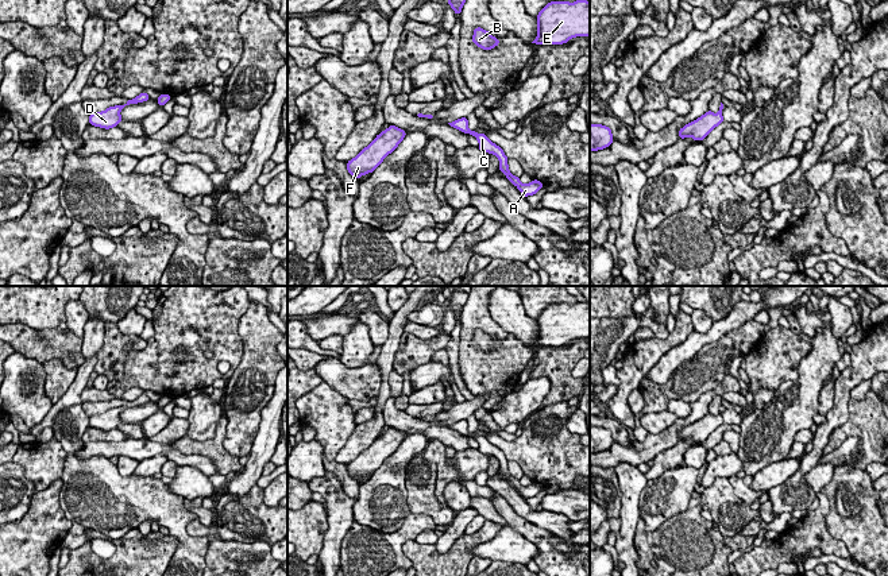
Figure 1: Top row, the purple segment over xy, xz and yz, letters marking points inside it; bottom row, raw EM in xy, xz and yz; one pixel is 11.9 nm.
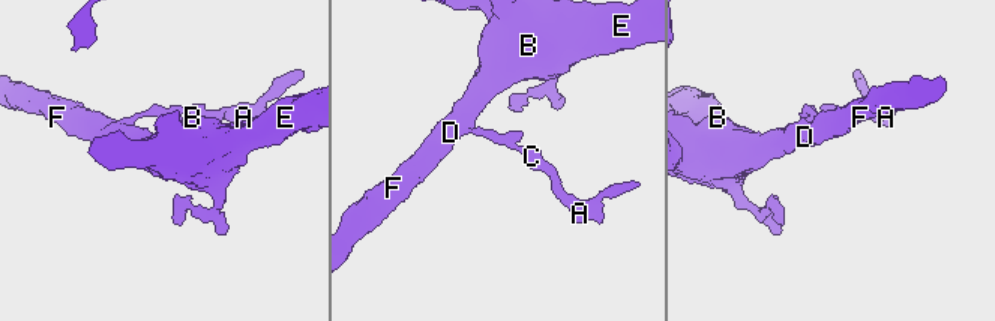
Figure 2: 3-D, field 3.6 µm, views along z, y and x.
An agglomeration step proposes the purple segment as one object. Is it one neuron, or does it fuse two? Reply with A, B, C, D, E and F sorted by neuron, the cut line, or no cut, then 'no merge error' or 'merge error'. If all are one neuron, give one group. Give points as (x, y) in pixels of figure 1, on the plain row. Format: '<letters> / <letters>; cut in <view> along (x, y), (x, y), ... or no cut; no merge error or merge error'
A B C D E F; no cut; no merge error

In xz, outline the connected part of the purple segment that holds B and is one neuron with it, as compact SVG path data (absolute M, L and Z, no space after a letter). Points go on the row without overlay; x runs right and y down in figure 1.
M476 329L472 337L472 345L483 352L491 352L499 347L499 341L494 340L489 333Z

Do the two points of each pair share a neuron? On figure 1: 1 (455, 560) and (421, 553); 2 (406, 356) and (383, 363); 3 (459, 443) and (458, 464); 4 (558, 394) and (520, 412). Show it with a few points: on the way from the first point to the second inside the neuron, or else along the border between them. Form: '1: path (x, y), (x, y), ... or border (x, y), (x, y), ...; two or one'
1: path (447, 560), (429, 560); one
2: border (404, 332), (392, 368); two
3: border (470, 448), (456, 452); two
4: border (544, 375), (549, 381), (551, 389), (539, 408); two

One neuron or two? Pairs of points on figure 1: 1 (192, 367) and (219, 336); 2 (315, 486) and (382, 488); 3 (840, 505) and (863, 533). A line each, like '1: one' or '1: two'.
1: one
2: two
3: one

